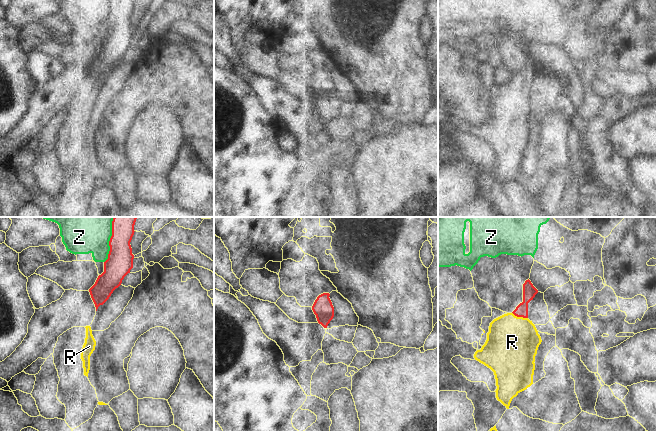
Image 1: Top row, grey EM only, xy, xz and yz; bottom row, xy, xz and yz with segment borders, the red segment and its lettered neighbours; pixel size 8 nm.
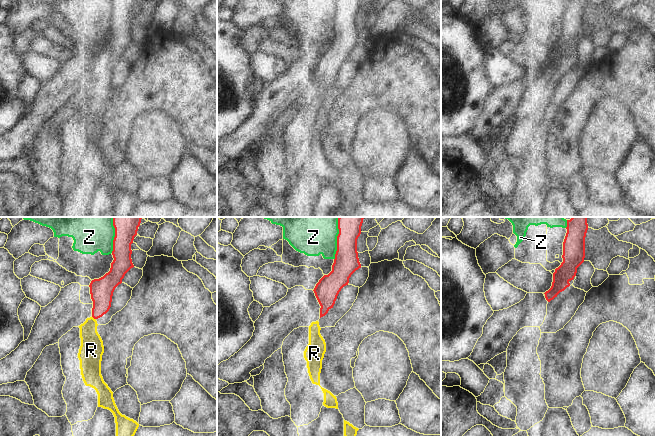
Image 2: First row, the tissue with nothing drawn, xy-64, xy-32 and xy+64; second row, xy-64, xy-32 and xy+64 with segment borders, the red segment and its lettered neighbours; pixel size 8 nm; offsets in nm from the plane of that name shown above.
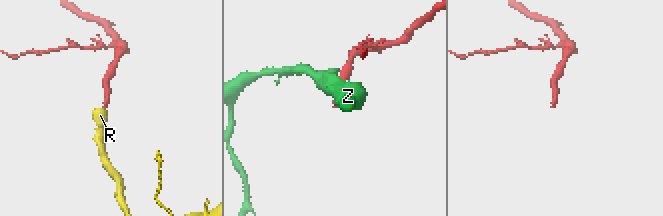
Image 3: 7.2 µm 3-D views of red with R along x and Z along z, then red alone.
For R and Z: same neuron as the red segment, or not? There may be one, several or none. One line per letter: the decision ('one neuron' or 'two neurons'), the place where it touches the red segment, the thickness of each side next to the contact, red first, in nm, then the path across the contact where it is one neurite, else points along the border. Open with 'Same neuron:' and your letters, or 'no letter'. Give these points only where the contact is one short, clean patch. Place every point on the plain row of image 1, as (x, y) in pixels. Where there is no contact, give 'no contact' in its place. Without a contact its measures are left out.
Same neuron: R
R: one neuron | yz (520, 92) | 110/420 nm
Z: two neurons | xy (109, 19) | 200/240 nm

